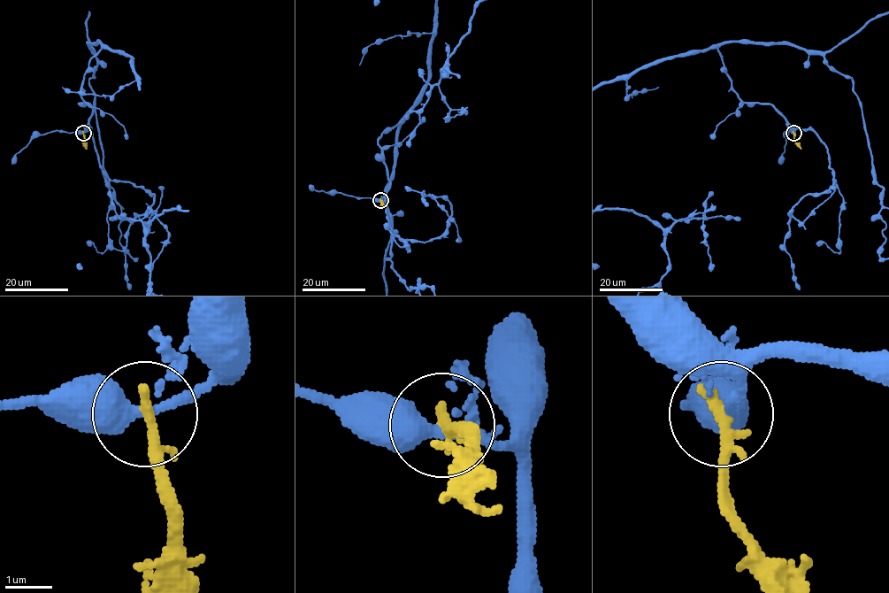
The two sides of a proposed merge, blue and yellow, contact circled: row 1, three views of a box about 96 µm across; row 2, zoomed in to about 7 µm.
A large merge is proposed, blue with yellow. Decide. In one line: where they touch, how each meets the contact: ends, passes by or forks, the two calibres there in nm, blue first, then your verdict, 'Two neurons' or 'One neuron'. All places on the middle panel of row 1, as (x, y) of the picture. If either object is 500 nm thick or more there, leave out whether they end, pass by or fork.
Place: (380, 200). At the ring blue passes by. At the ring yellow ends. Thickness 440 nm (blue) against 320 nm. Two neurons

